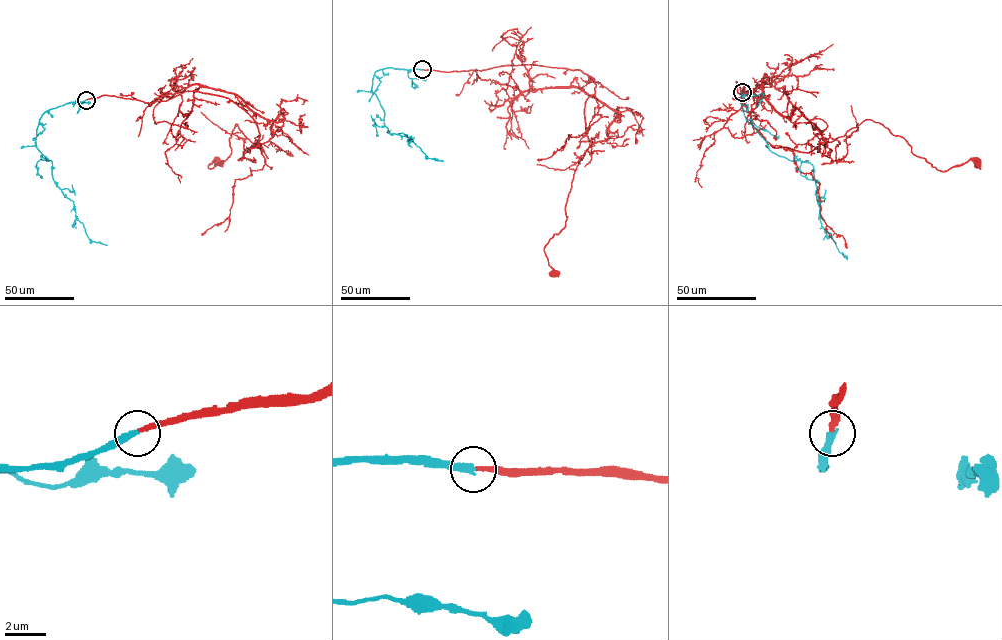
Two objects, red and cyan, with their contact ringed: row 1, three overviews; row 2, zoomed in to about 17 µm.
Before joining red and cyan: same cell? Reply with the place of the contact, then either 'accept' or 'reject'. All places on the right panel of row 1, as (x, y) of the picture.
(742, 92) | accept

